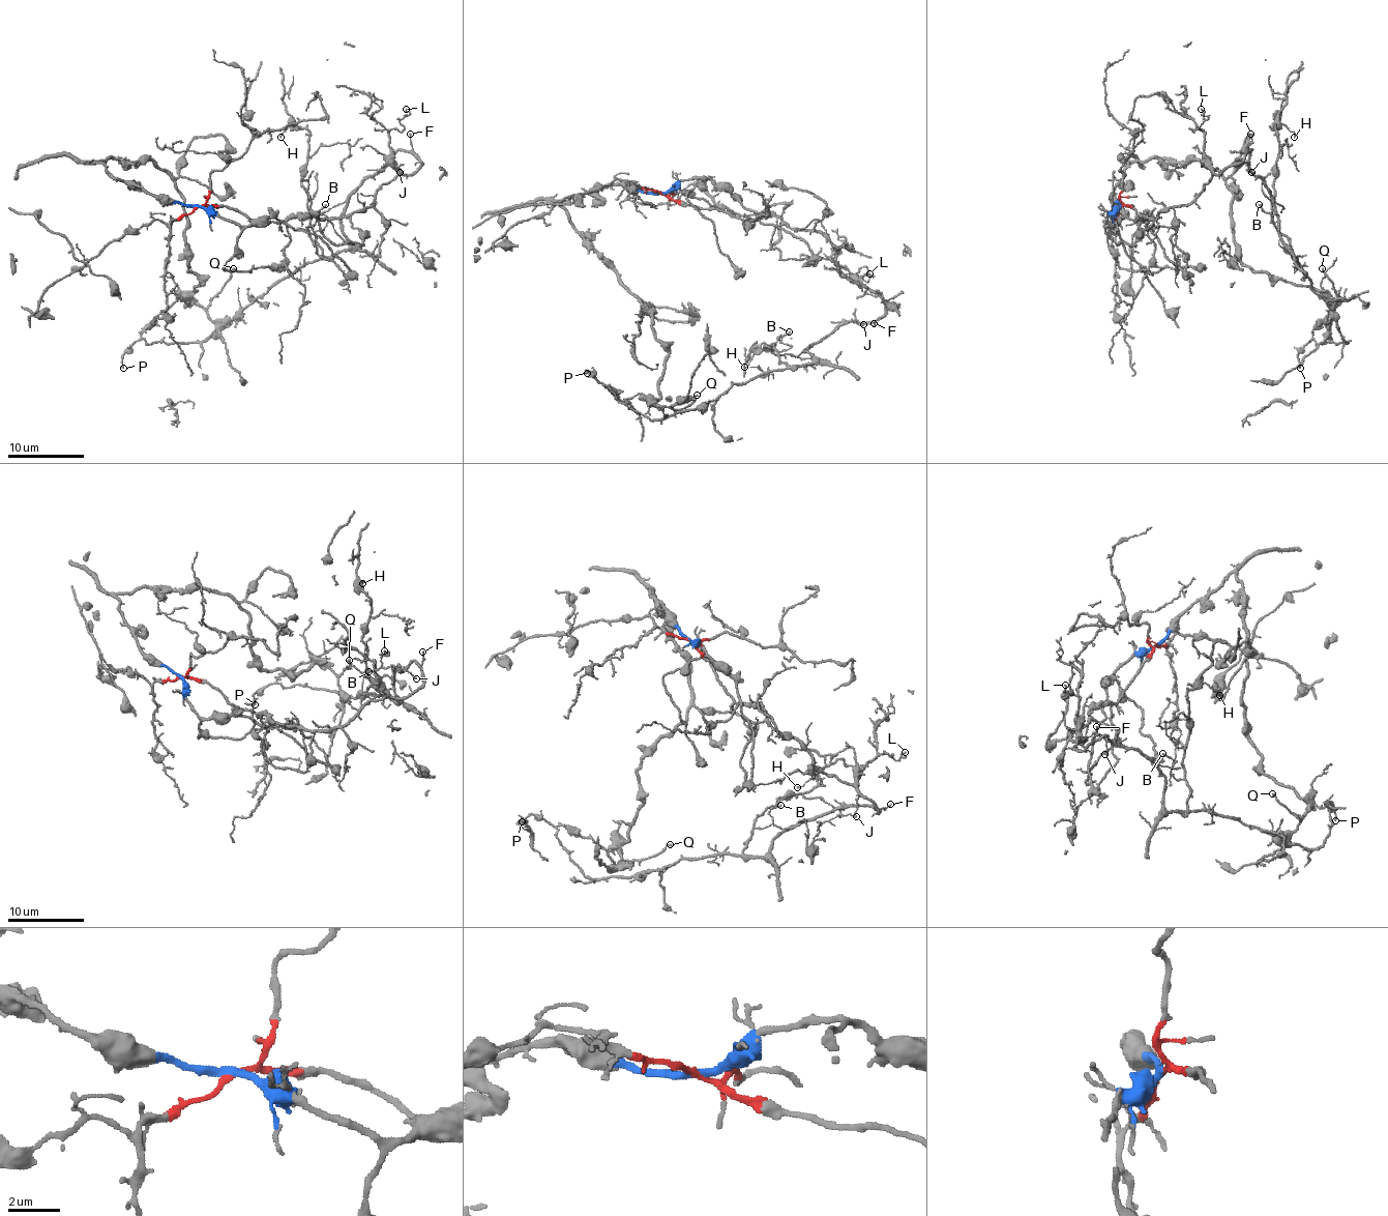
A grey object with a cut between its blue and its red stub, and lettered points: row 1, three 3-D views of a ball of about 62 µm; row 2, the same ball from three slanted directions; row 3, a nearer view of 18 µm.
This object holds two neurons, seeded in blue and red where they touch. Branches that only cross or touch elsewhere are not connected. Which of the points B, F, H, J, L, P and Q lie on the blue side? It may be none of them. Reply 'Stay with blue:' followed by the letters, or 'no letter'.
Stay with blue: Q

